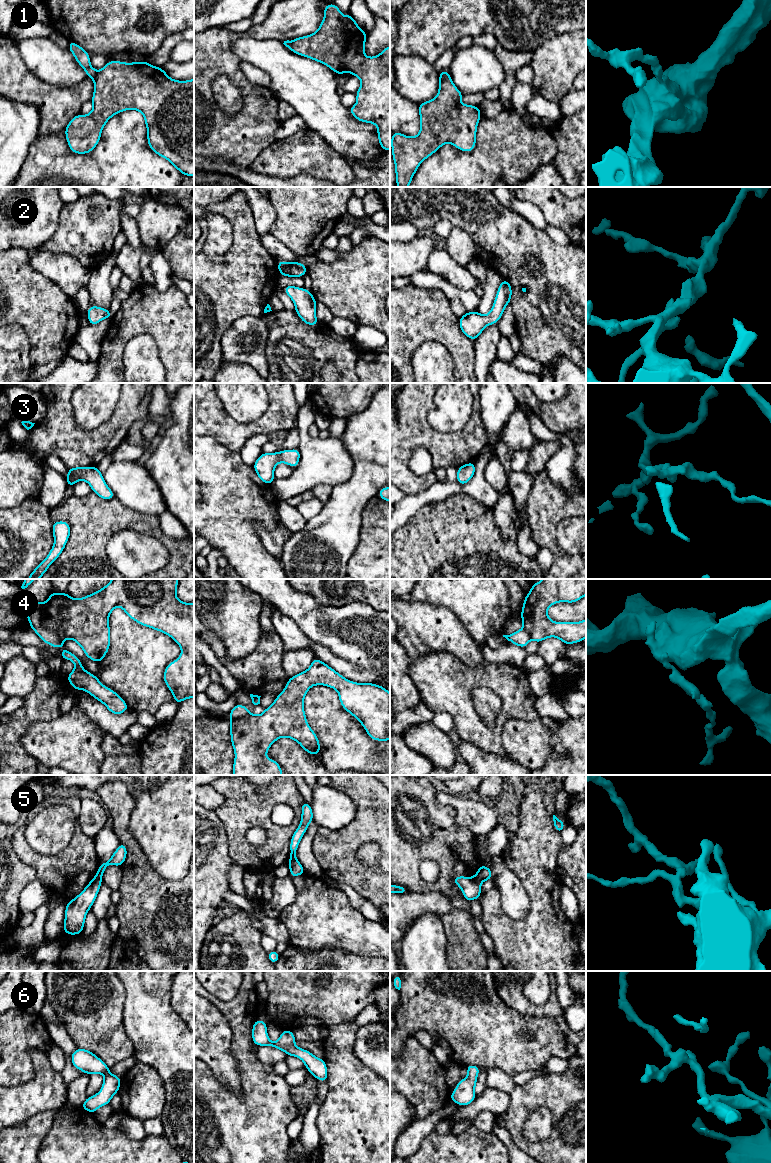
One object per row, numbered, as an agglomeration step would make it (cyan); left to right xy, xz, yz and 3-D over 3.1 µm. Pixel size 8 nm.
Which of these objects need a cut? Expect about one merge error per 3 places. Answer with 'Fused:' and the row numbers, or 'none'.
Fused: 1, 4, 5

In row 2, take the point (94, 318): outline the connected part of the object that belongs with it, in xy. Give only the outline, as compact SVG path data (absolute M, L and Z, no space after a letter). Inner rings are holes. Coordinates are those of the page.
M91 305L87 310L88 321L90 326L100 323L104 318L112 319L112 315L108 309Z

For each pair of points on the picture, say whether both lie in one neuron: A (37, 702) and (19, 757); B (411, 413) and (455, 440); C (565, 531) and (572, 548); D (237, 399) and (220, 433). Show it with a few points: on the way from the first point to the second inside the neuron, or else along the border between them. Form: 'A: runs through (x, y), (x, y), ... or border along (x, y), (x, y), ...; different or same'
A: runs through (25, 716), (15, 726), (15, 743); same
B: runs through (420, 425), (435, 440), (443, 440); same
C: runs through (569, 535), (572, 538), (572, 544); same
D: border along (216, 394), (233, 418), (241, 422), (252, 420); different

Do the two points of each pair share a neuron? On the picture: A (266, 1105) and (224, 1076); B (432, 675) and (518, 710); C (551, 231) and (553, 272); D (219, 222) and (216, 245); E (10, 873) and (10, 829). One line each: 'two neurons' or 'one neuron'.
A: two neurons
B: one neuron
C: two neurons
D: one neuron
E: one neuron

